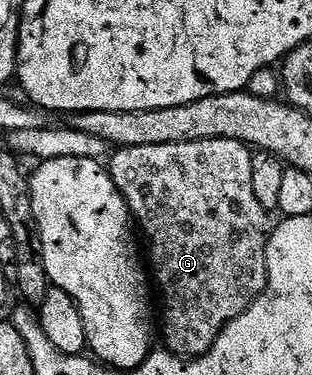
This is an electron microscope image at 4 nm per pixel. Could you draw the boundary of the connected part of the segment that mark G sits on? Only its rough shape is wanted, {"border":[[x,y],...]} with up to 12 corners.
{"border":[[239,139],[119,147],[160,335],[208,353],[266,288]]}

